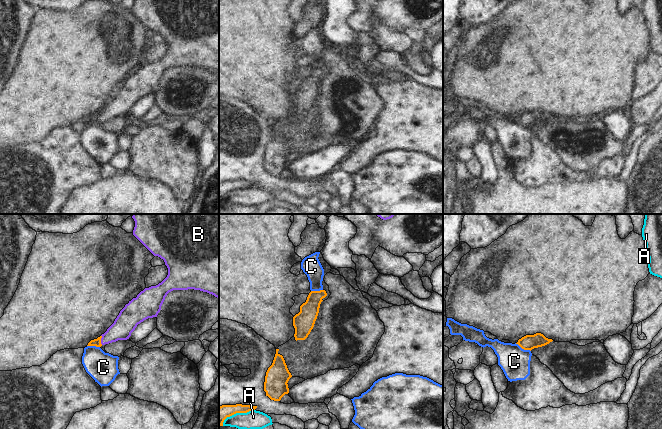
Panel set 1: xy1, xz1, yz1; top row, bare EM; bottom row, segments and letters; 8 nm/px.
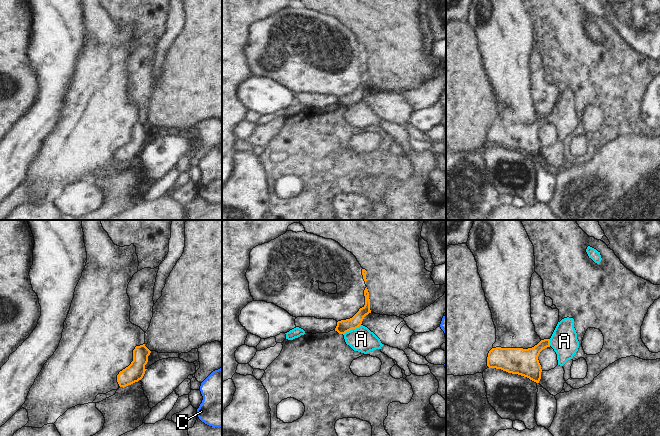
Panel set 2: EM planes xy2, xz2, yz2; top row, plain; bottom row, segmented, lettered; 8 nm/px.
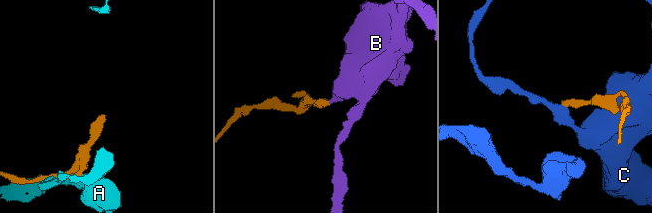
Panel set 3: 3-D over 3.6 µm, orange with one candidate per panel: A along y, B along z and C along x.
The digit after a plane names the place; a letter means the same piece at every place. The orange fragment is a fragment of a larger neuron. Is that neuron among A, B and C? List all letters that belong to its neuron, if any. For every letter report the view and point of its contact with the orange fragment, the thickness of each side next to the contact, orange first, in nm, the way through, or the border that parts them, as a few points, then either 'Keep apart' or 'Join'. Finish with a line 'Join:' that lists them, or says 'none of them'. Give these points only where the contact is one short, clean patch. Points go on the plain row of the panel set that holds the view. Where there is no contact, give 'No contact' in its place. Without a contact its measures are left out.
A: Touches orange at xz1 (236, 188). Thickness 120 nm (orange) against 150 nm. Keep apart
B: Touches orange at xy1 (100, 116). Thickness 60 nm (orange) against 170 nm. Path across: xy1 (96, 118), (100, 116), (113, 110), (125, 99). Join
C: Touches orange at yz1 (523, 124). Thickness 120 nm (orange) against 240 nm. Boundary: yz1 (515, 119), (530, 127). Keep apart
Join: B.

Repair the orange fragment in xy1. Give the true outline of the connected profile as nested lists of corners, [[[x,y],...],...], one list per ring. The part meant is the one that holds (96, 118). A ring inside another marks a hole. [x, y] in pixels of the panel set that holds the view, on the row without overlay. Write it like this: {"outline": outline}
{"outline": [[[135,0],[133,11],[154,31],[164,36],[168,44],[167,53],[158,61],[145,64],[120,87],[114,99],[87,122],[102,121],[127,116],[138,100],[148,94],[157,93],[167,70],[173,66],[200,66],[219,74],[219,0]]]}

